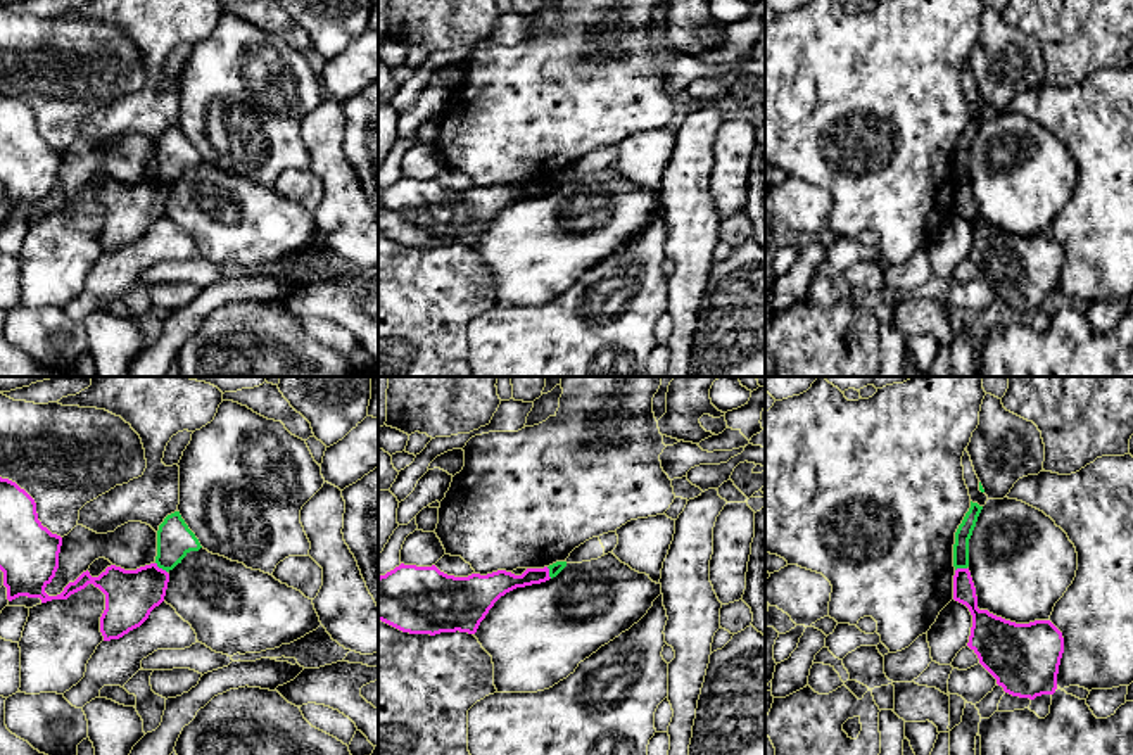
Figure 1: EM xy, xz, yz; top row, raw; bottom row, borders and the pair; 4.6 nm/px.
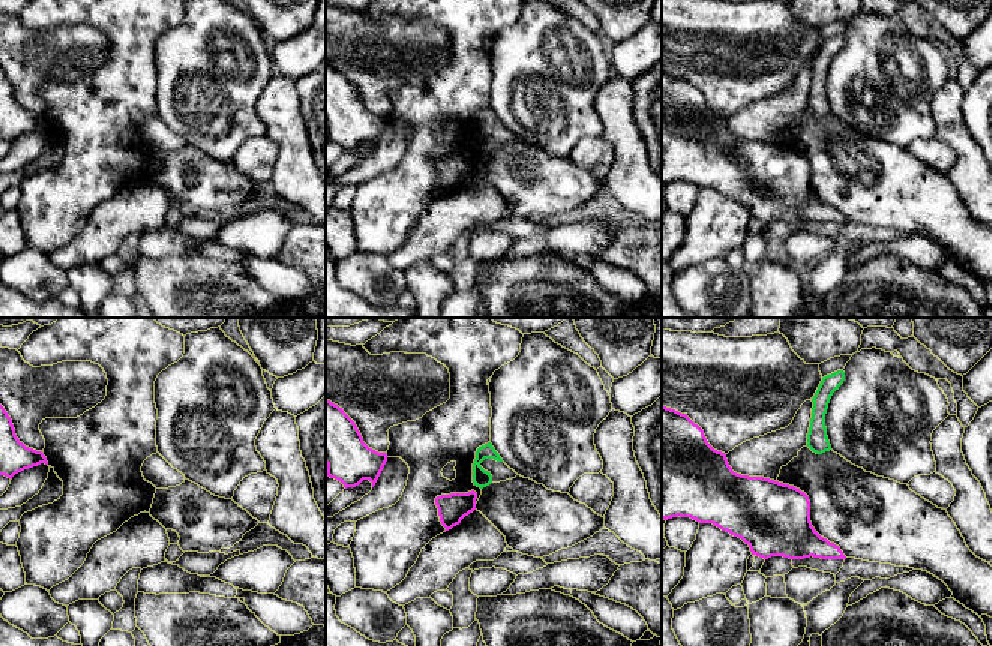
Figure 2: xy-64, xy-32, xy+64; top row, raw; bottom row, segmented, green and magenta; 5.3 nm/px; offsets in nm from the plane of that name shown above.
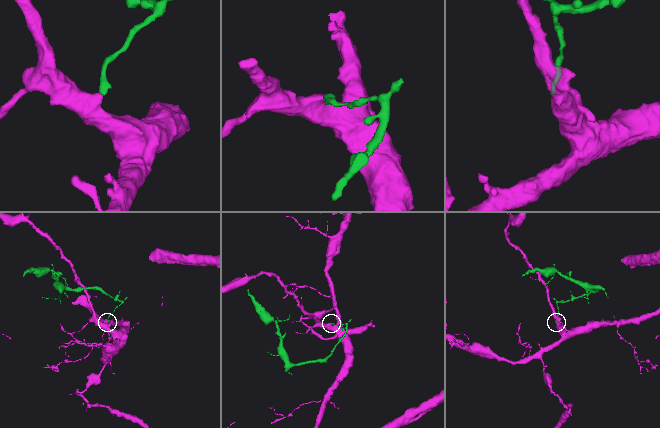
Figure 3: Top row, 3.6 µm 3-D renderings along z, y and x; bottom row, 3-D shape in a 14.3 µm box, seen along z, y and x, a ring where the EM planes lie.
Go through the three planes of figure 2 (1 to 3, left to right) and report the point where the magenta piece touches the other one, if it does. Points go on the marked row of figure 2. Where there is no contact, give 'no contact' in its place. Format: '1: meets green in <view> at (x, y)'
1: no contact
2: no contact
3: no contact

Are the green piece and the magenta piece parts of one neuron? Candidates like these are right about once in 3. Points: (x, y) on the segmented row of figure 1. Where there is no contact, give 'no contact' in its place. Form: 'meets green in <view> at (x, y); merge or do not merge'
meets green in xy at (161, 567); do not merge

